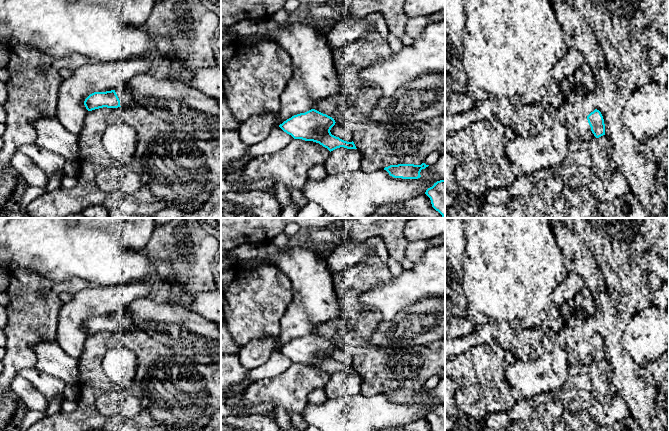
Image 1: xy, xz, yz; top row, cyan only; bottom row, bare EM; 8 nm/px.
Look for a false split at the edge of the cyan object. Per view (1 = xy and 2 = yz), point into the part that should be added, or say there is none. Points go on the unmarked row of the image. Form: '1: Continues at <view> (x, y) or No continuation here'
1: Continues at xy (125, 319)
2: No continuation here

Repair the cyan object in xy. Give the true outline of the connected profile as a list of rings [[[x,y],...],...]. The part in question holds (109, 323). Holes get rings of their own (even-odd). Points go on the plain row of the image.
[[[118,312],[106,316],[94,316],[84,325],[88,335],[107,331],[118,332],[126,331],[134,327],[132,315],[128,312]]]

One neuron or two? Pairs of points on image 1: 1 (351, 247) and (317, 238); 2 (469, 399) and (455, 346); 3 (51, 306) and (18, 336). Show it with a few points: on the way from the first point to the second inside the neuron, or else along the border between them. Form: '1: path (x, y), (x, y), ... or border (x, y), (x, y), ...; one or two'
1: border (355, 239), (344, 239), (335, 246); two
2: border (479, 344), (455, 355); two
3: path (43, 311), (26, 328); one

